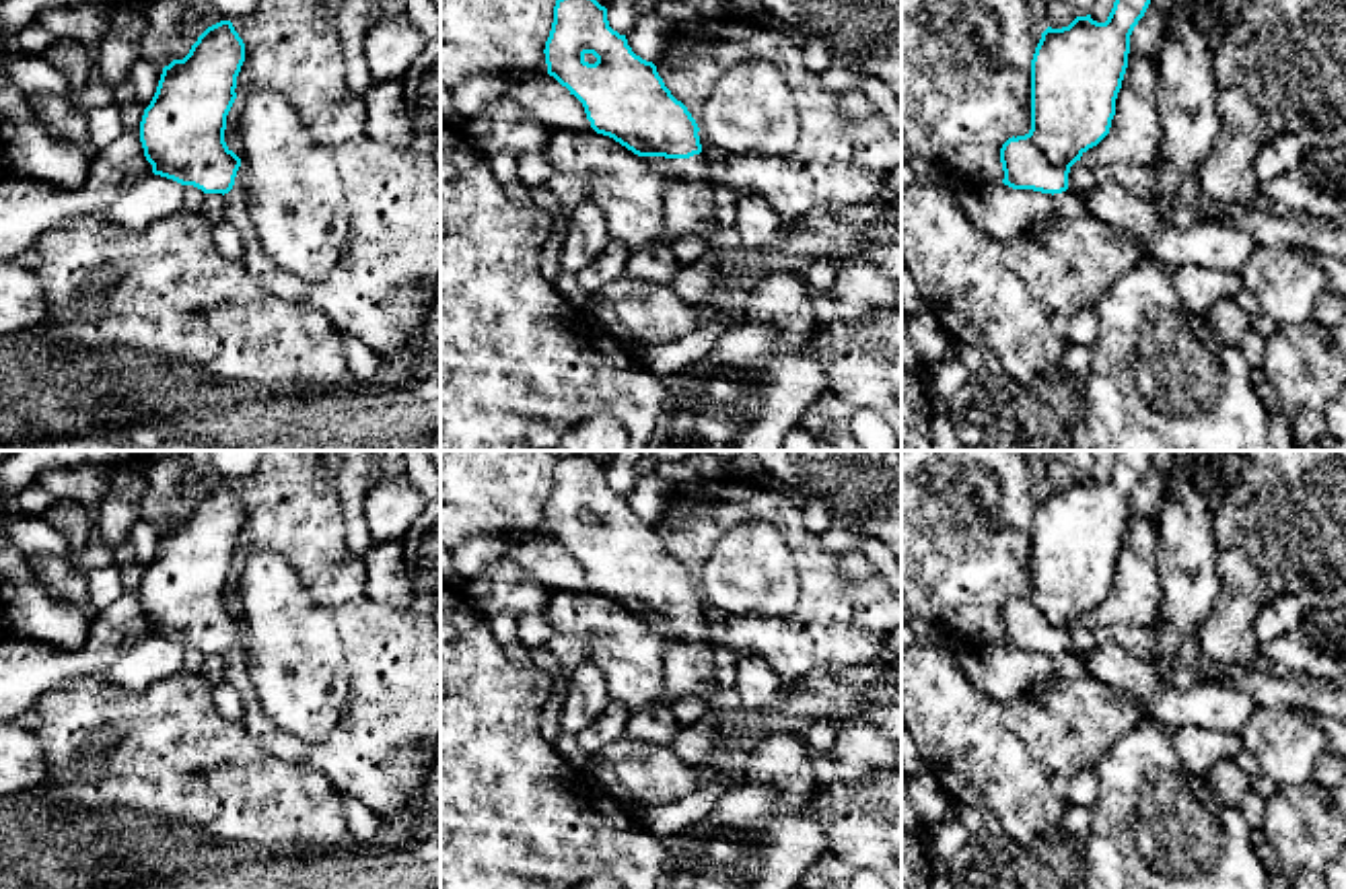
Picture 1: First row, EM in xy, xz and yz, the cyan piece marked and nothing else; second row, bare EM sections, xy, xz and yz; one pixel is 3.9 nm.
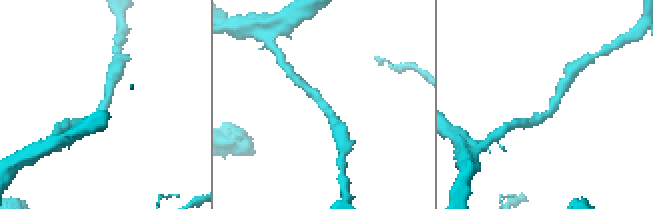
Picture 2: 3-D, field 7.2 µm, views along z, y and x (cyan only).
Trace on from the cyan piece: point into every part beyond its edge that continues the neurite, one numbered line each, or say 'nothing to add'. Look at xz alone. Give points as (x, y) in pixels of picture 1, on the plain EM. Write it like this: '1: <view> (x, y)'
1: xz (690, 659)

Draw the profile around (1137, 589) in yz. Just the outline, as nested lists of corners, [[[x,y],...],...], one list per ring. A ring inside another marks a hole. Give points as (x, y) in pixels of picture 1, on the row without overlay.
[[[1136,521],[1128,525],[1109,595],[1081,617],[1087,630],[1097,632],[1111,626],[1153,628],[1163,609],[1157,547],[1157,523]]]

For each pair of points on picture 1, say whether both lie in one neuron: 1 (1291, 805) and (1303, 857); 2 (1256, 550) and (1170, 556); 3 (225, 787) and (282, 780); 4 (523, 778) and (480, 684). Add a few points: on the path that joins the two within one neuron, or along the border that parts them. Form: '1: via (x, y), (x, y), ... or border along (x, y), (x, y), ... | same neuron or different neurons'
1: via (1297, 818), (1303, 824), (1303, 844) | same neuron
2: border along (1213, 513), (1219, 575), (1215, 601) | different neurons
3: via (239, 787), (268, 787) | same neuron
4: via (501, 756), (480, 735), (480, 706) | same neuron

